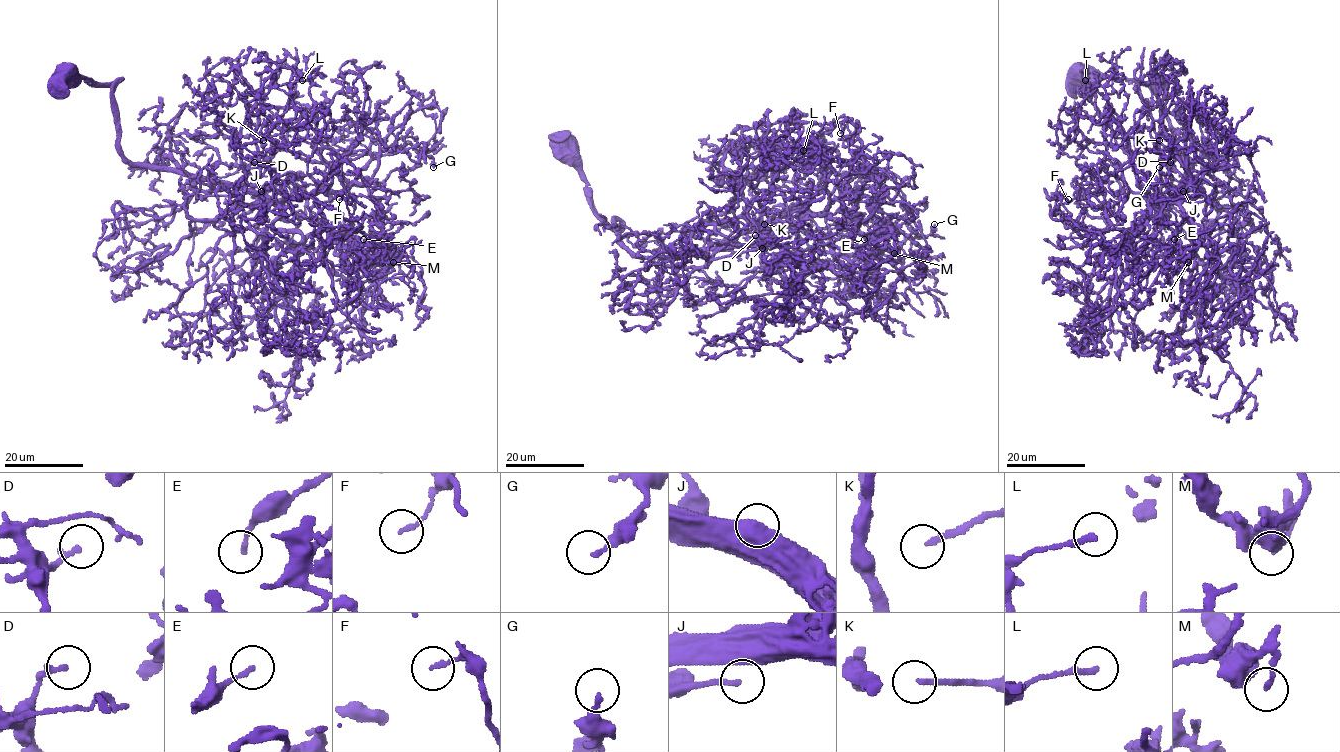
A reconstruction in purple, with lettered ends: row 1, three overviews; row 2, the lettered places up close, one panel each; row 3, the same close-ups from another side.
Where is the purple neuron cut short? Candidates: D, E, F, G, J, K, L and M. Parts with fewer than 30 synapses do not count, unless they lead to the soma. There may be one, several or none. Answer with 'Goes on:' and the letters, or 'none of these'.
Goes on: J, K

